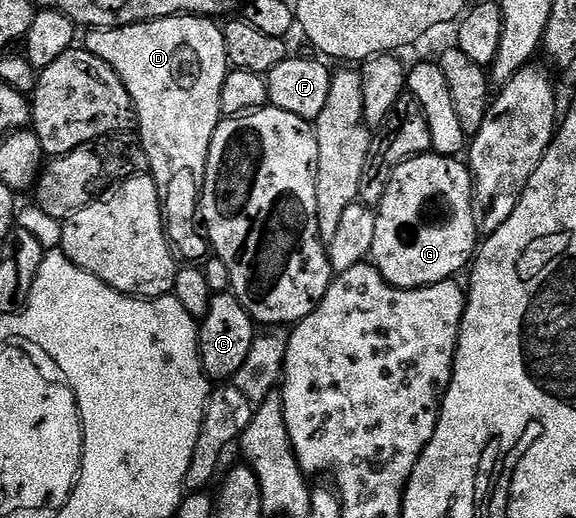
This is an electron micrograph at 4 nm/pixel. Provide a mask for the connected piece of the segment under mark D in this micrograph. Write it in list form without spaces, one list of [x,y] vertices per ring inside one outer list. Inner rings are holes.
[[[170,16],[148,20],[146,24],[130,24],[127,28],[91,30],[86,35],[86,51],[104,60],[119,75],[135,104],[137,135],[149,158],[149,175],[155,179],[163,202],[168,240],[174,251],[187,259],[184,261],[206,261],[209,241],[201,231],[201,189],[207,173],[209,146],[221,119],[221,86],[225,86],[229,71],[222,27],[214,19],[202,16]]]

